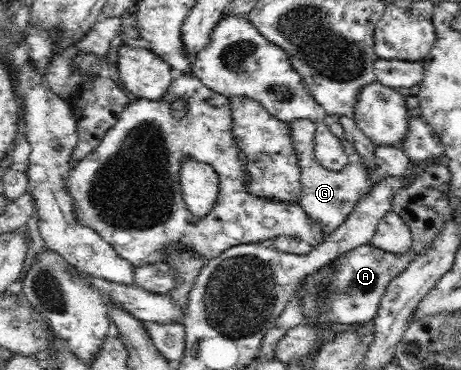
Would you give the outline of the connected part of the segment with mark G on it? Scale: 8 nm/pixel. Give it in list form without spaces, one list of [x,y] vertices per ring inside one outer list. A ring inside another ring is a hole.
[[[327,115],[325,122],[328,124],[330,131],[337,135],[343,144],[345,153],[348,155],[348,163],[341,171],[330,171],[320,166],[314,155],[314,123],[306,118],[298,118],[292,120],[289,124],[291,127],[292,144],[298,155],[300,163],[302,185],[299,205],[304,209],[307,216],[320,224],[324,237],[328,237],[339,225],[346,222],[348,215],[352,213],[356,203],[360,201],[360,197],[368,195],[373,190],[373,182],[371,174],[373,169],[367,167],[361,161],[354,145],[346,138],[343,125],[340,123],[339,115]]]

